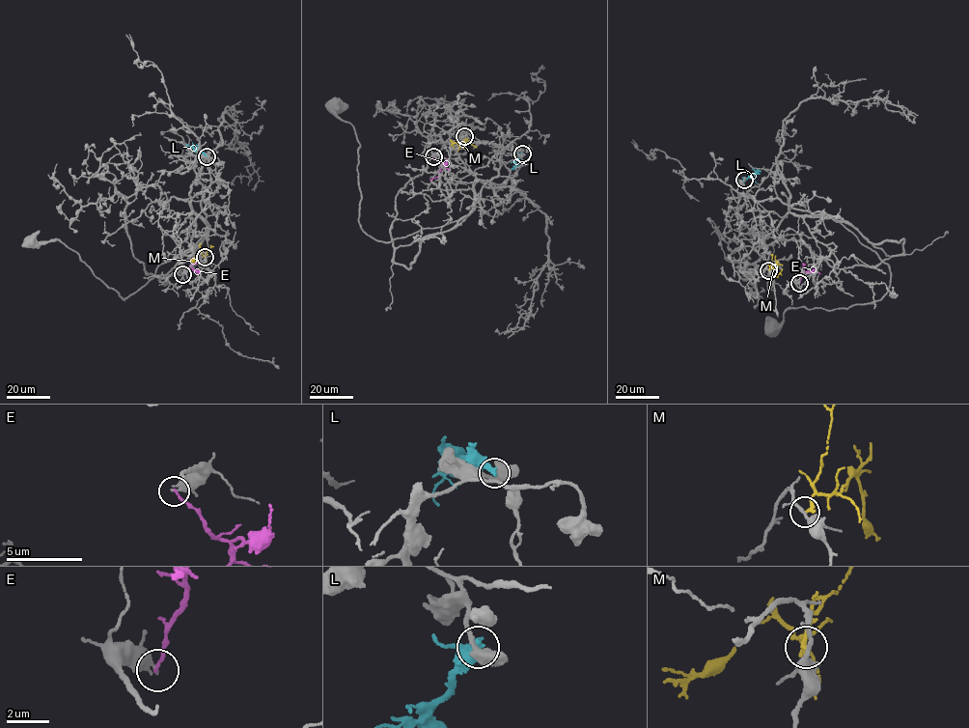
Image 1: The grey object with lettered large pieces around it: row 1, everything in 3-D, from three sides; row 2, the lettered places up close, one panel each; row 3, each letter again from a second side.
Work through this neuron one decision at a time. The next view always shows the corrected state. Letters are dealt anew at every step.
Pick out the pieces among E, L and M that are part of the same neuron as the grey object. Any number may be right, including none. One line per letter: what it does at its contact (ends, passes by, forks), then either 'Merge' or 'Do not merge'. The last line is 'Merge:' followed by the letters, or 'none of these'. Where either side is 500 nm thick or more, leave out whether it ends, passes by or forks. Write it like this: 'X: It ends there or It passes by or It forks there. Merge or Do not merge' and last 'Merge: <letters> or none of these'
E: It ends there. Do not merge
L: Do not merge
M: It ends there. Do not merge
Merge: none of these

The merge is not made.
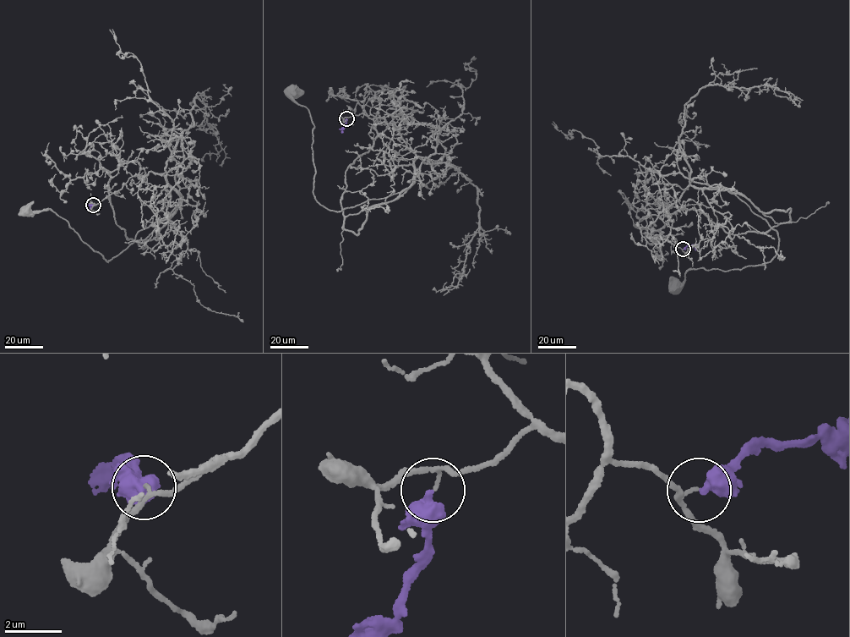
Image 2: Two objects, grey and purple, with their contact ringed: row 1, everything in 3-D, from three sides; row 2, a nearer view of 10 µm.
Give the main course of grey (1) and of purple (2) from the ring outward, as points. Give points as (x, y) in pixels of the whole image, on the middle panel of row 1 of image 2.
1: (346, 118), (372, 114), (399, 129), (415, 154), (415, 181), (337, 211), (313, 192), (314, 127), (291, 90)
2: (346, 118), (344, 127), (339, 129)

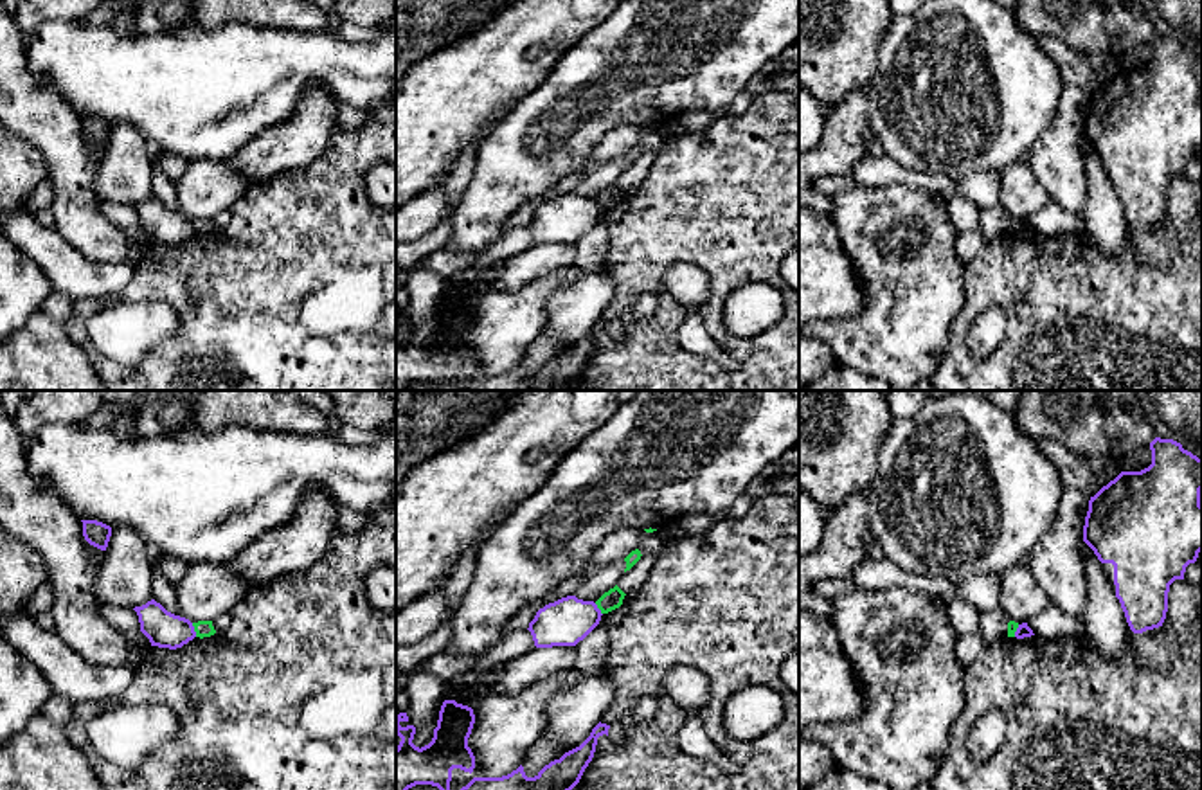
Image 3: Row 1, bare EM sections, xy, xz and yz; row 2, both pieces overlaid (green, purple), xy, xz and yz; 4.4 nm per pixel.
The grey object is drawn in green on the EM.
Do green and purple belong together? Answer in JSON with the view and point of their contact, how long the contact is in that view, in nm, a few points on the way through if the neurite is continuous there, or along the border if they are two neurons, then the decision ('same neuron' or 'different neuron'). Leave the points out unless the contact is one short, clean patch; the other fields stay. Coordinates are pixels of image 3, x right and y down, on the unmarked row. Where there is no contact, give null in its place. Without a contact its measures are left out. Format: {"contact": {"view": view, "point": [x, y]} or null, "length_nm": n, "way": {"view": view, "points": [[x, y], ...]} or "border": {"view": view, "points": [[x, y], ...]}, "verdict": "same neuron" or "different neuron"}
{"contact": {"view": "xy", "point": [195, 227]}, "length_nm": 70, "border": {"view": "xy", "points": [[191, 220], [197, 233]]}, "verdict": "different neuron"}

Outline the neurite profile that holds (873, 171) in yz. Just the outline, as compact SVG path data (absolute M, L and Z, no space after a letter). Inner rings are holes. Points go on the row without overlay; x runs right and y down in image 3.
M867 155L855 164L849 176L858 187L907 185L912 189L921 189L939 202L948 202L959 194L957 180L930 171L909 169L887 155Z

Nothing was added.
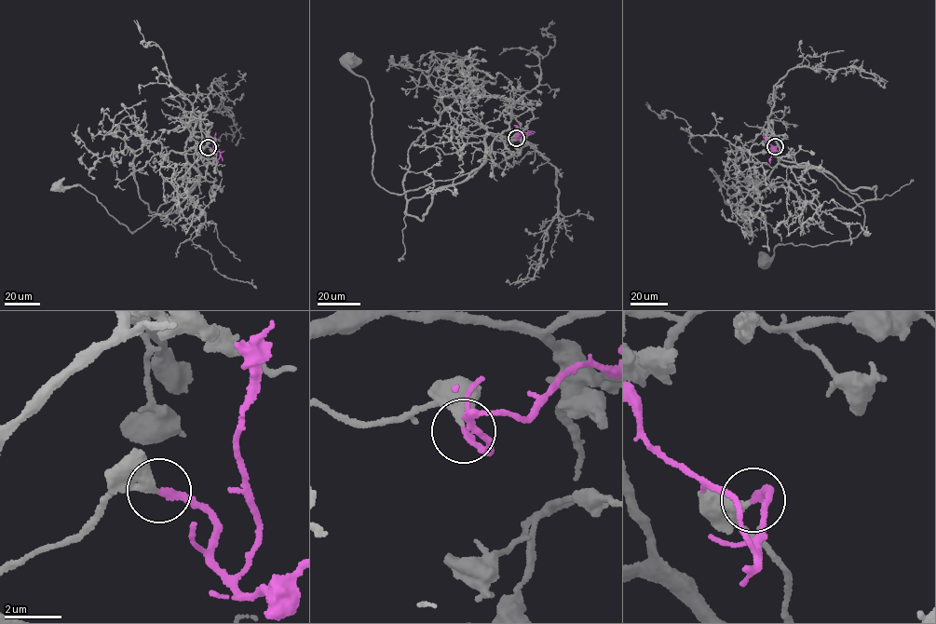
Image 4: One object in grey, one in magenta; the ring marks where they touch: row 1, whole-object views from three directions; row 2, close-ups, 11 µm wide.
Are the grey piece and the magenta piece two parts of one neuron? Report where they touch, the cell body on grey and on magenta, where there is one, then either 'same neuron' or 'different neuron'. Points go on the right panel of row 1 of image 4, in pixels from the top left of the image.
(775, 146) | grey (764, 263) | magenta none | same neuron

